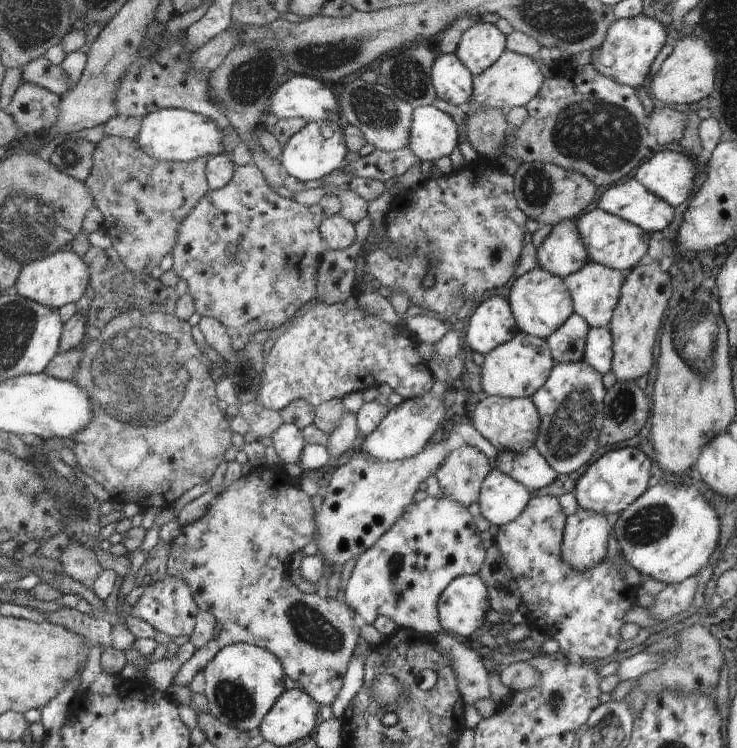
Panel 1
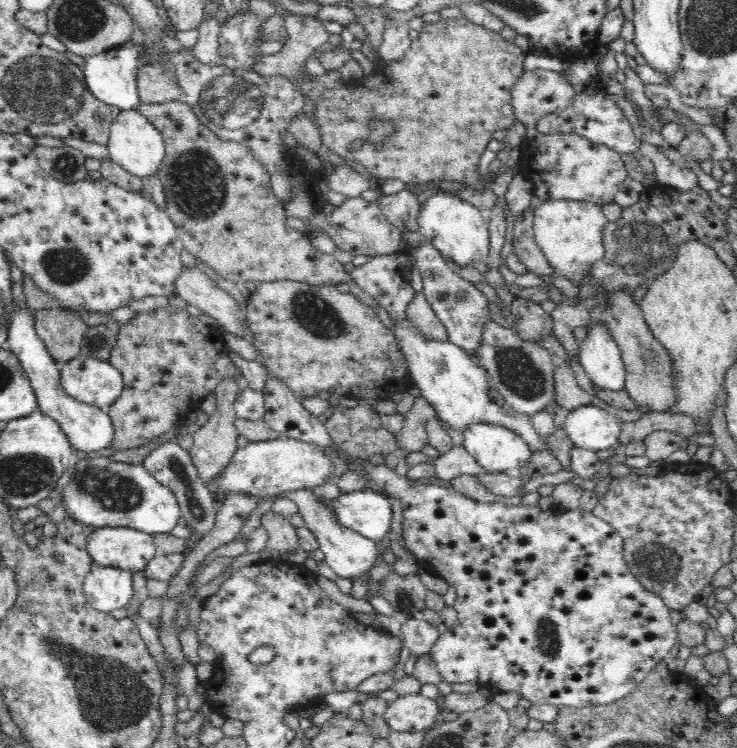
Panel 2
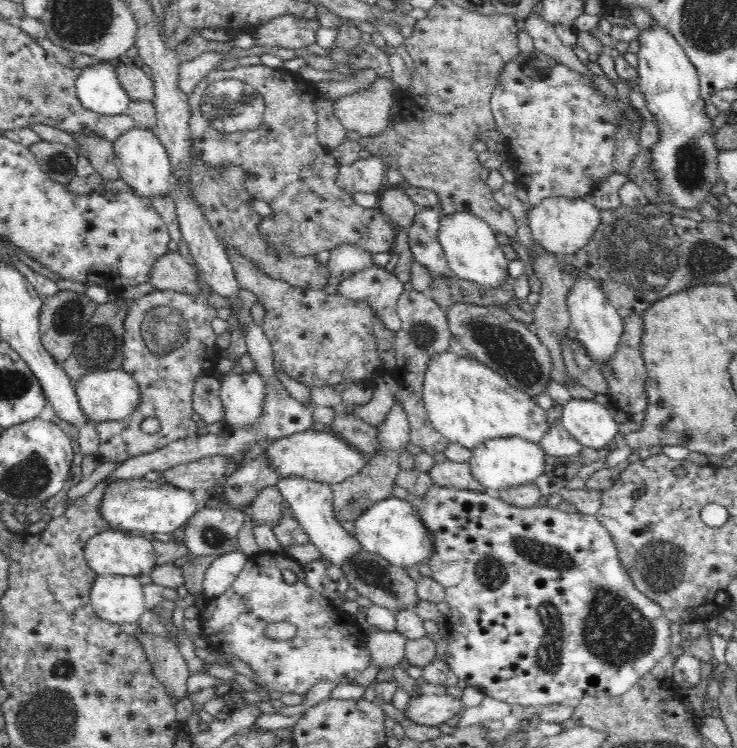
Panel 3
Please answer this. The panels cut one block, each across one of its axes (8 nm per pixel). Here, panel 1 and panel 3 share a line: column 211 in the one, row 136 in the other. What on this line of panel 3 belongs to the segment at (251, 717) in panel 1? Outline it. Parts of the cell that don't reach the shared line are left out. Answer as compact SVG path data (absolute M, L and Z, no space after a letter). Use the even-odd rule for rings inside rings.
M654 21L645 31L638 35L640 49L637 52L639 58L637 71L639 76L639 89L644 94L646 105L654 115L660 131L660 140L649 150L652 155L652 165L660 179L660 195L666 199L666 203L685 208L698 210L702 203L708 203L706 198L711 193L712 186L721 178L717 165L717 156L720 150L714 142L715 132L711 131L712 119L704 111L704 99L700 96L700 81L697 70L675 40L672 34L660 27L658 21Z

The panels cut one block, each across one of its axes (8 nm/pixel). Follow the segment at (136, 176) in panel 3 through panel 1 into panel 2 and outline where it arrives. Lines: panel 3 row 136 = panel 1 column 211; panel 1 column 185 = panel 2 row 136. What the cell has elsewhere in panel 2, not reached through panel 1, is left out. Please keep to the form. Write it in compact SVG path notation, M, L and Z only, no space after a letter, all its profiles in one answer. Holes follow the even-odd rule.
M138 109L123 110L112 123L107 144L110 159L140 178L156 175L162 164L165 144L160 131Z

